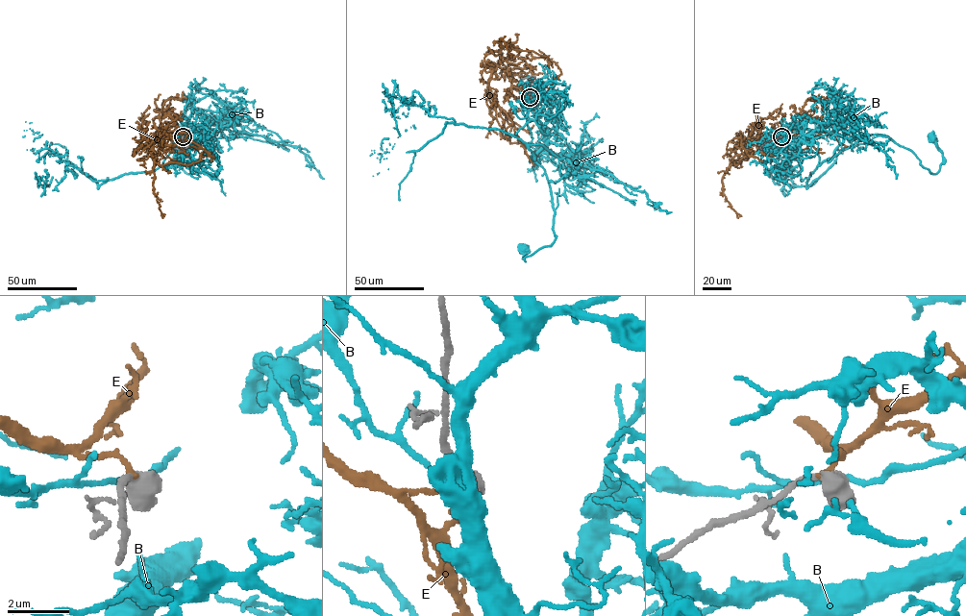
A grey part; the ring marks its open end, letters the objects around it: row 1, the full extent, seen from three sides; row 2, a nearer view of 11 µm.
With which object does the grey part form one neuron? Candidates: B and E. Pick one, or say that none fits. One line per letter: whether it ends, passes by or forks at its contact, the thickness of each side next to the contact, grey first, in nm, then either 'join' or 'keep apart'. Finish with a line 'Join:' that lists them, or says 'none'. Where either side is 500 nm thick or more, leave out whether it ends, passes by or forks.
B: 700 nm thick on the grey side, 170 nm on the other; keep apart
E: it ends there; 480 nm thick on the grey side, 170 nm on the other; keep apart
Join: none

